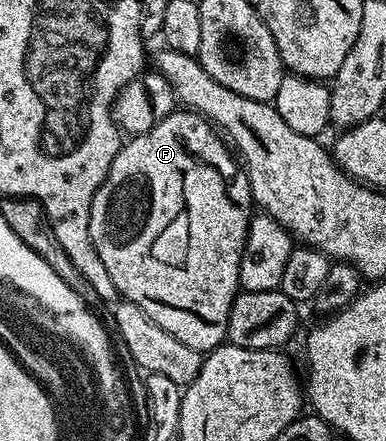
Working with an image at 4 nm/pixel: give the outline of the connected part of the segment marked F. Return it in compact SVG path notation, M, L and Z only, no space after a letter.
M174 110L167 118L159 120L151 130L126 139L122 143L115 162L111 162L111 170L107 174L107 178L93 196L89 233L91 242L95 246L95 254L99 254L107 274L111 274L111 282L115 282L118 297L139 306L139 310L143 310L143 314L147 314L147 318L151 318L151 322L155 322L155 326L163 326L163 330L167 330L167 334L171 334L171 338L179 338L179 342L183 342L183 346L191 346L191 350L199 350L202 354L208 354L214 348L220 348L227 340L227 318L231 314L231 302L239 291L241 255L249 233L249 222L254 215L255 205L249 179L246 178L244 171L239 170L238 161L235 159L230 145L222 139L217 129L200 112Z

